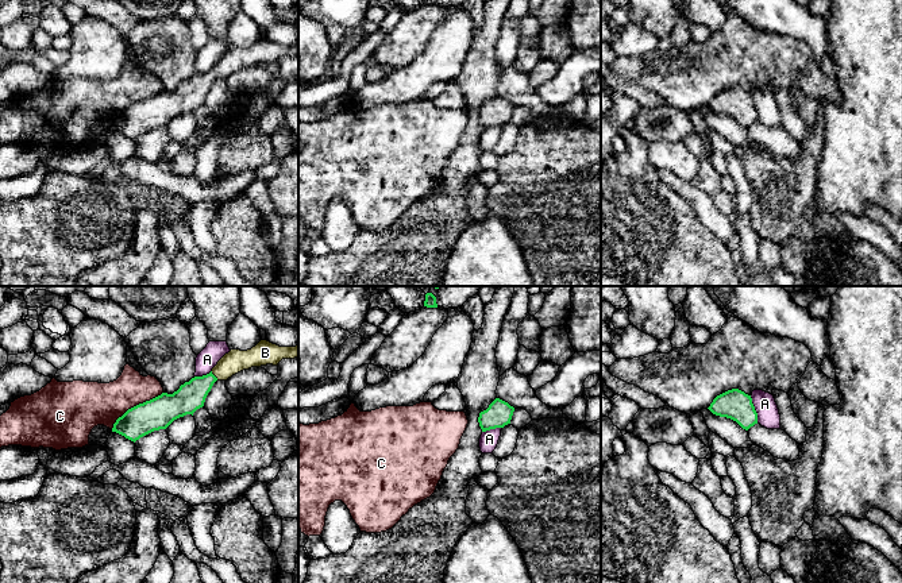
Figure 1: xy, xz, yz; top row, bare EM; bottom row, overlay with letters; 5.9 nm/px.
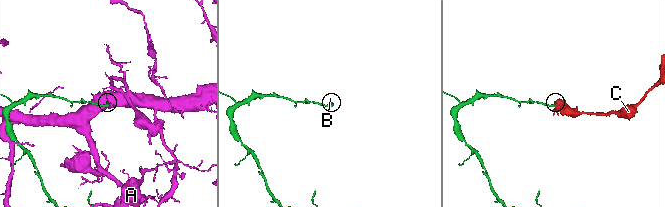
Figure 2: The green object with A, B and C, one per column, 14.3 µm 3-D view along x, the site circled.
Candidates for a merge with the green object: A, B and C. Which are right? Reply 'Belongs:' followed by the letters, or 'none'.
Belongs: B

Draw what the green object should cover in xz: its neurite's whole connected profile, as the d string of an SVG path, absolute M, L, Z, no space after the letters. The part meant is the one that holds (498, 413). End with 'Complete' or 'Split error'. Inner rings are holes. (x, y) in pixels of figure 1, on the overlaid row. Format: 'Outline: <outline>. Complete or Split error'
Outline: M496 398L486 410L479 413L478 422L482 432L504 428L510 424L513 412L513 406L500 398Z. Complete

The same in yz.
Outline: M739 389L717 395L708 409L716 416L736 421L745 431L758 424L758 413L751 395Z. Complete

